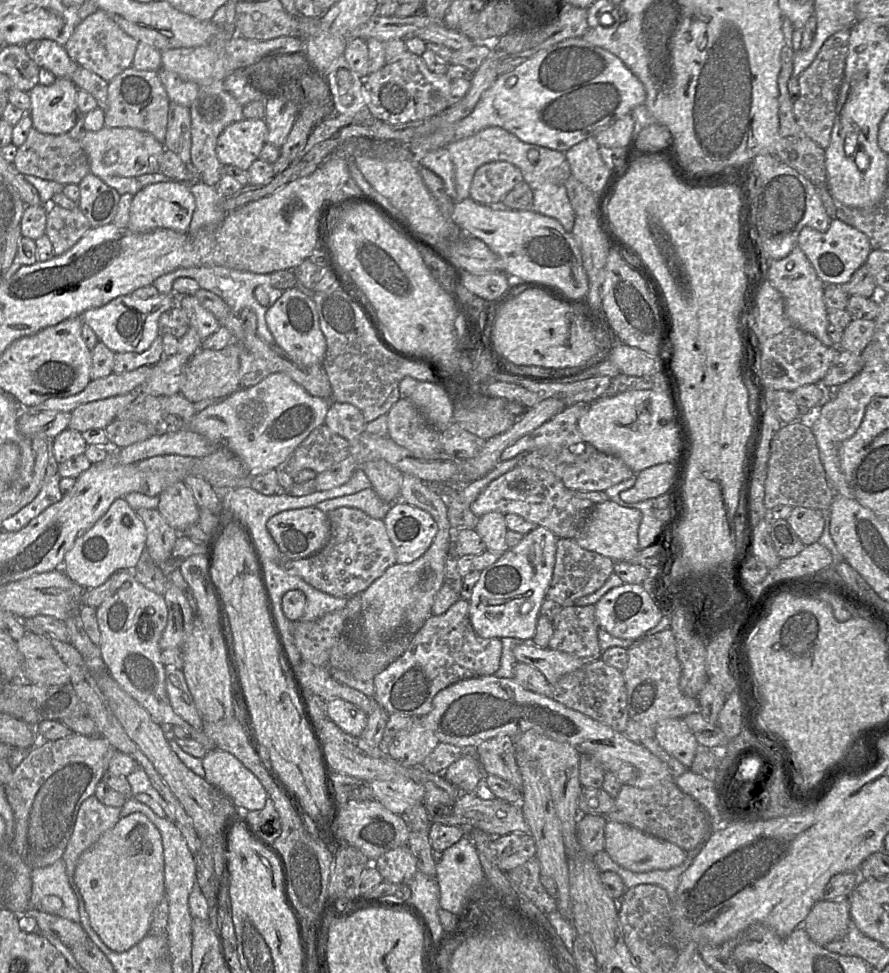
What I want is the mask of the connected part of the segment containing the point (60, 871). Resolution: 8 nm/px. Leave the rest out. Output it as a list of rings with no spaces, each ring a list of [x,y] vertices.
[[[62,858],[50,866],[32,869],[31,879],[30,903],[33,907],[41,909],[41,900],[44,897],[58,896],[63,902],[63,907],[57,915],[80,923],[78,900],[69,883]]]

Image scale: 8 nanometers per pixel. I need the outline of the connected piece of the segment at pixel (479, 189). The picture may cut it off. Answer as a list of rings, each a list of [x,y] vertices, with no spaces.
[[[506,161],[488,162],[475,171],[470,198],[484,205],[495,204],[523,181],[521,171],[513,164]]]

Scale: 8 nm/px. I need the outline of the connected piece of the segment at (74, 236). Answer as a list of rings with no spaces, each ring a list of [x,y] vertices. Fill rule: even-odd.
[[[57,205],[47,208],[45,234],[50,239],[55,256],[73,247],[91,228],[79,207],[67,210]]]

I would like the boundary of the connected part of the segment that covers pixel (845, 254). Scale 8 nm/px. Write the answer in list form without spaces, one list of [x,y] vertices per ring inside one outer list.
[[[836,218],[832,219],[829,228],[824,232],[810,227],[803,228],[798,236],[798,247],[826,285],[842,285],[849,282],[853,273],[866,263],[873,249],[869,238],[863,232]]]

